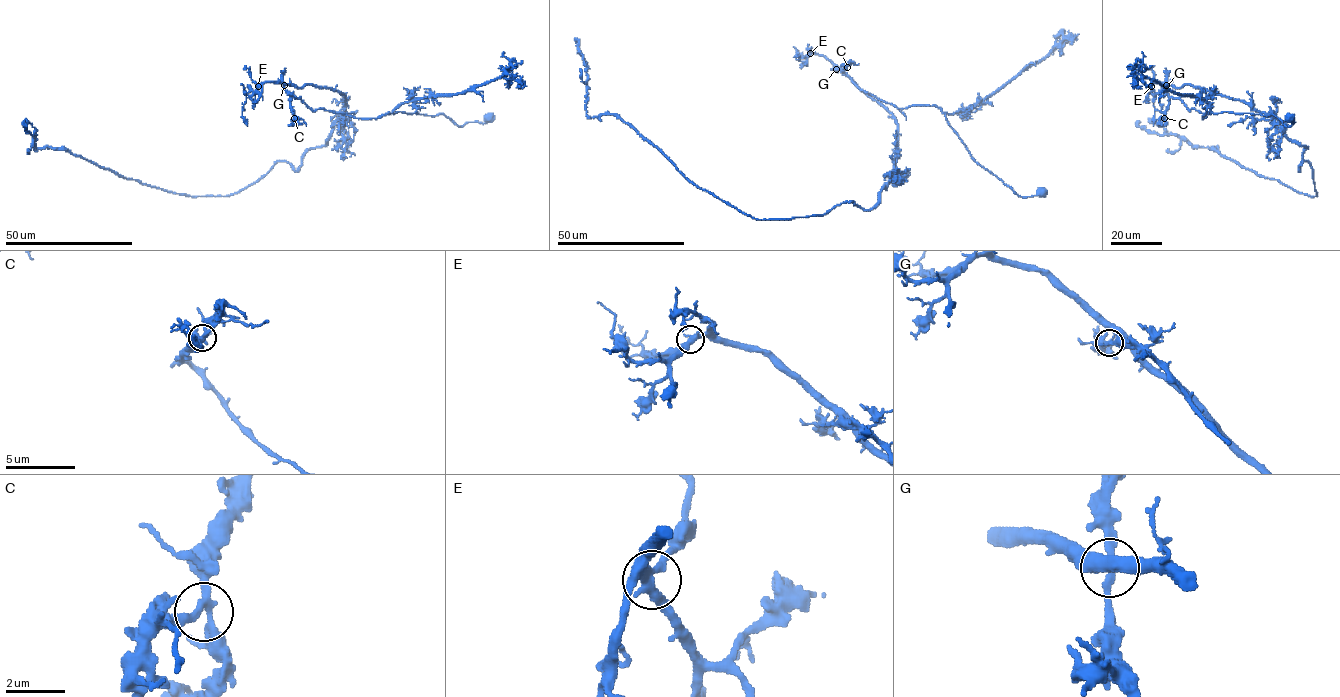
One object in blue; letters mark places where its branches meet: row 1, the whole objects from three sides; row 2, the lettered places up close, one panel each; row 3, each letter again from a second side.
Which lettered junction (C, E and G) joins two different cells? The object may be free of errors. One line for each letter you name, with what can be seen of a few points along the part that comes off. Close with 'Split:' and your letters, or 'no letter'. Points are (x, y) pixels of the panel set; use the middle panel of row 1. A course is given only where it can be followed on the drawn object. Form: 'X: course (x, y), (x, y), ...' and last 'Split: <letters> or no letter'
G: course (836, 69), (865, 92), (899, 108), (931, 105), (953, 114), (983, 101), (1066, 39), (1071, 41), (1078, 34)
Split: G

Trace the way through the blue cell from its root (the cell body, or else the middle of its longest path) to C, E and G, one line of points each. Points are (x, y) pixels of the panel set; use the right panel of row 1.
C: (1290, 117), (1294, 121), (1289, 127), (1273, 114), (1210, 112), (1203, 118), (1204, 113), (1170, 98), (1164, 118)
E: (1290, 117), (1289, 127), (1273, 114), (1203, 118), (1171, 98), (1163, 83), (1151, 86)
G: (1290, 117), (1294, 121), (1289, 127), (1273, 114), (1210, 112), (1203, 118), (1204, 113), (1171, 98), (1166, 85)

